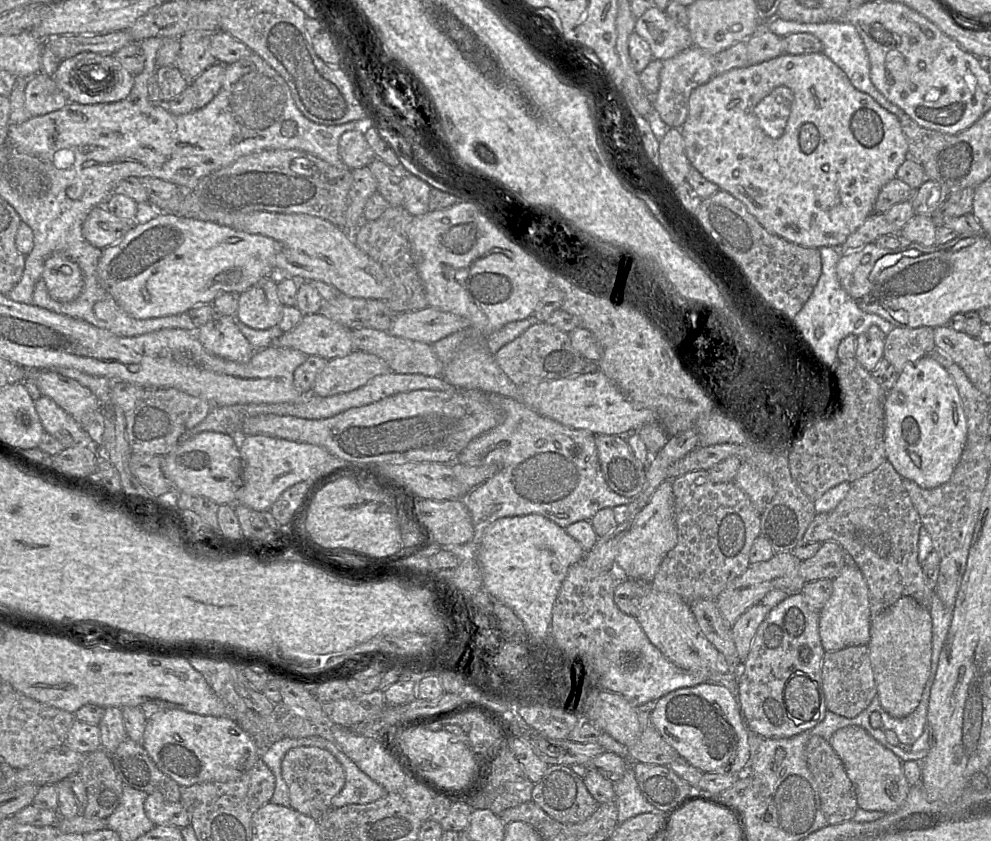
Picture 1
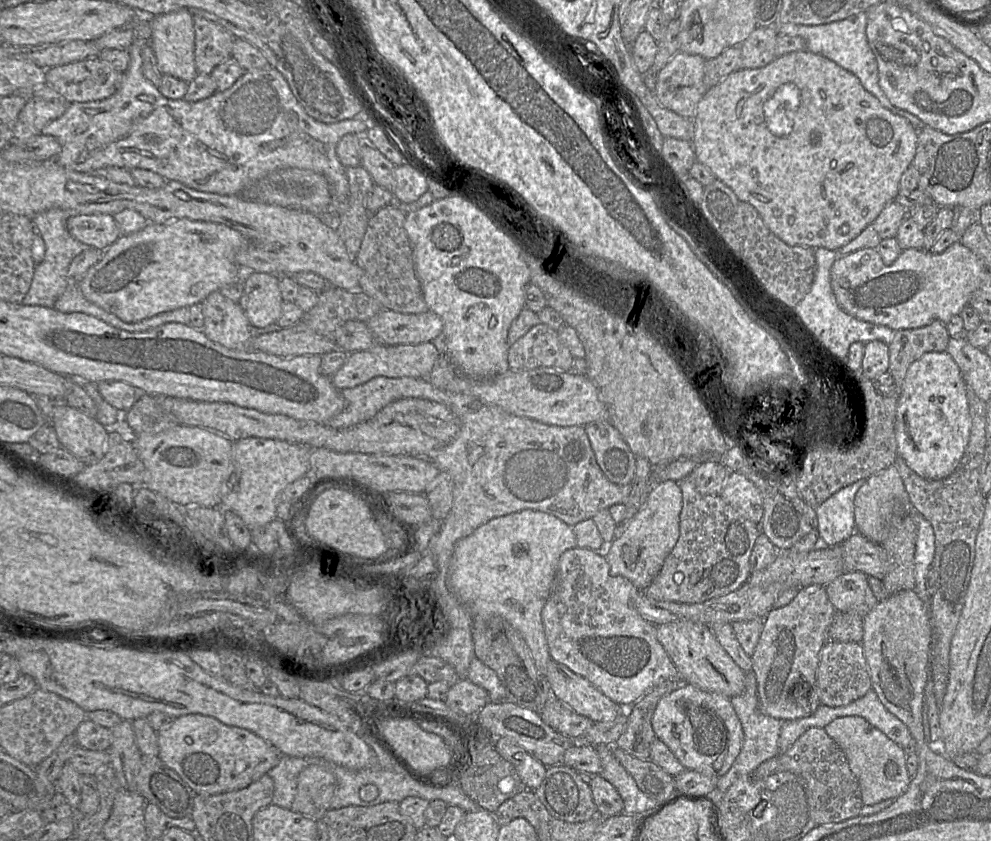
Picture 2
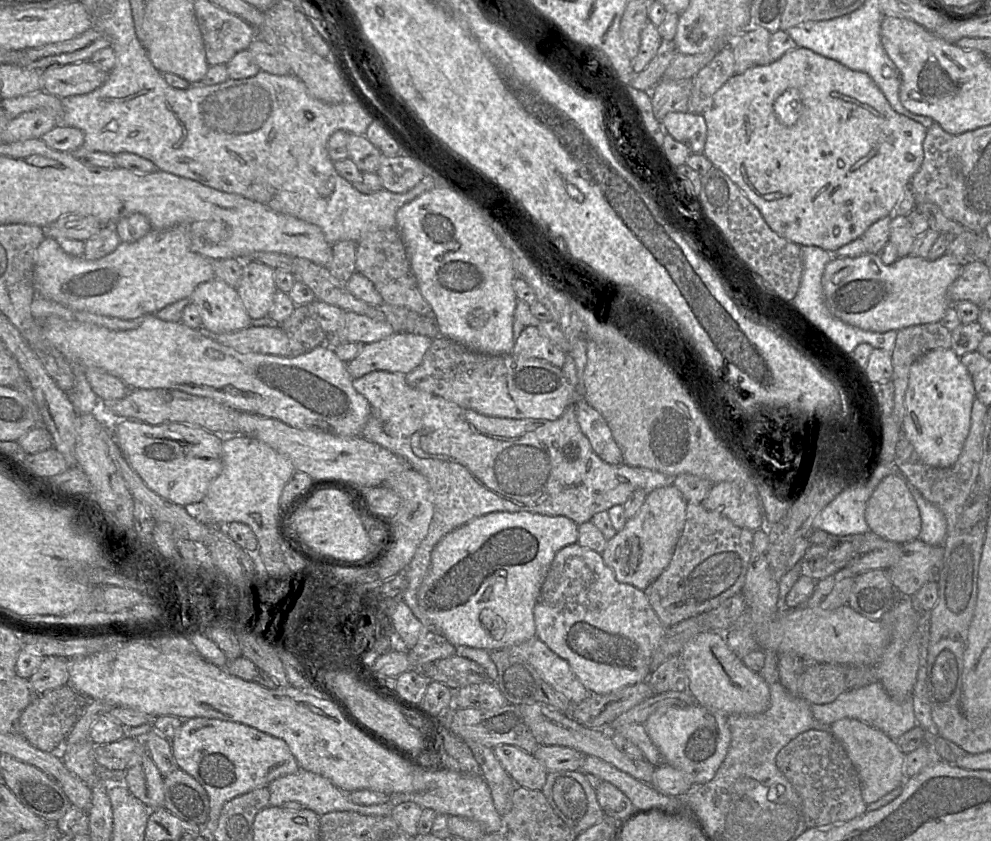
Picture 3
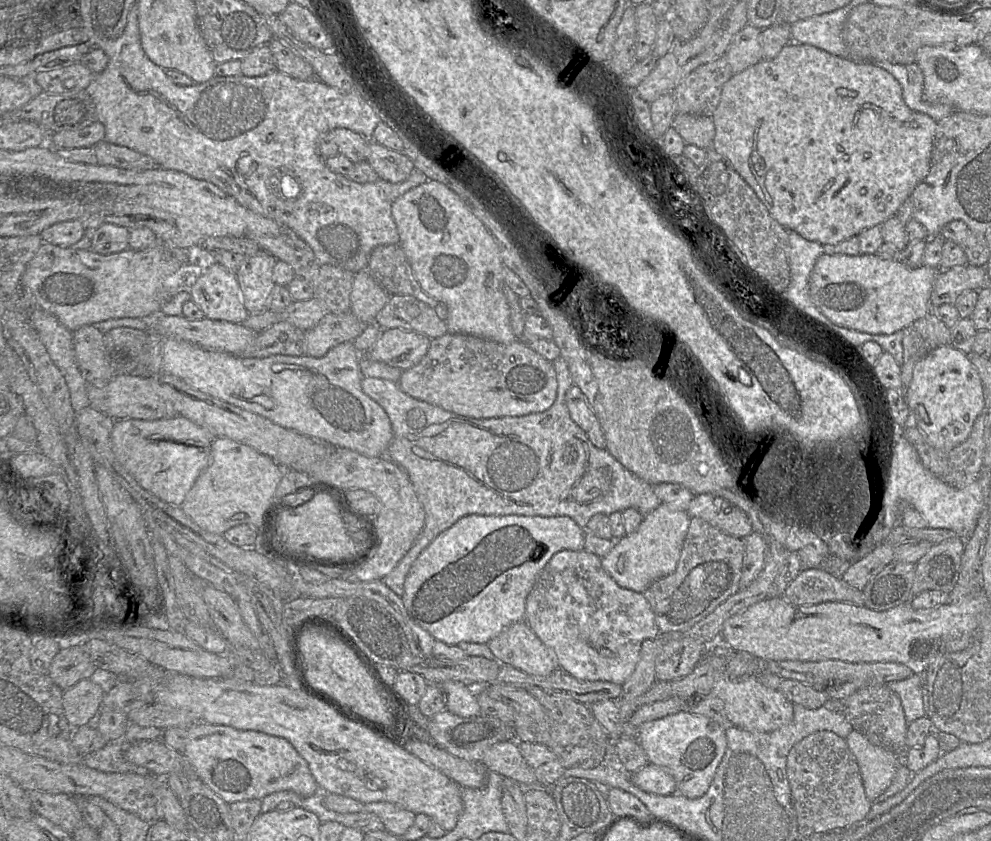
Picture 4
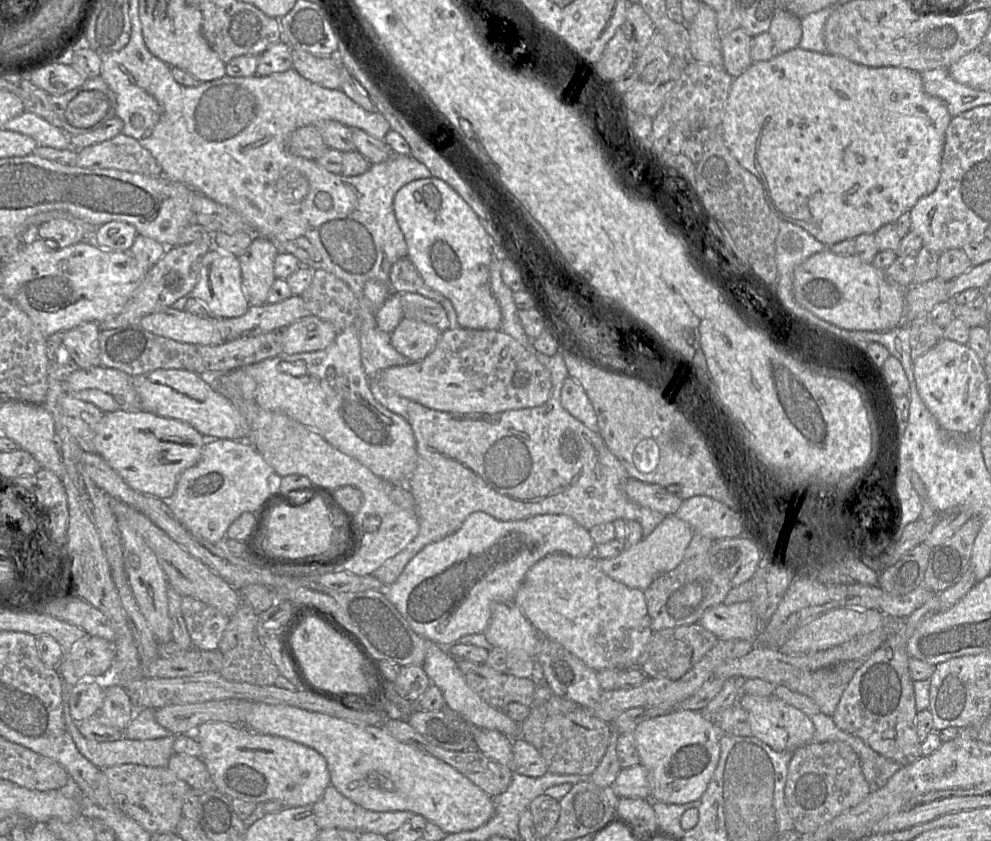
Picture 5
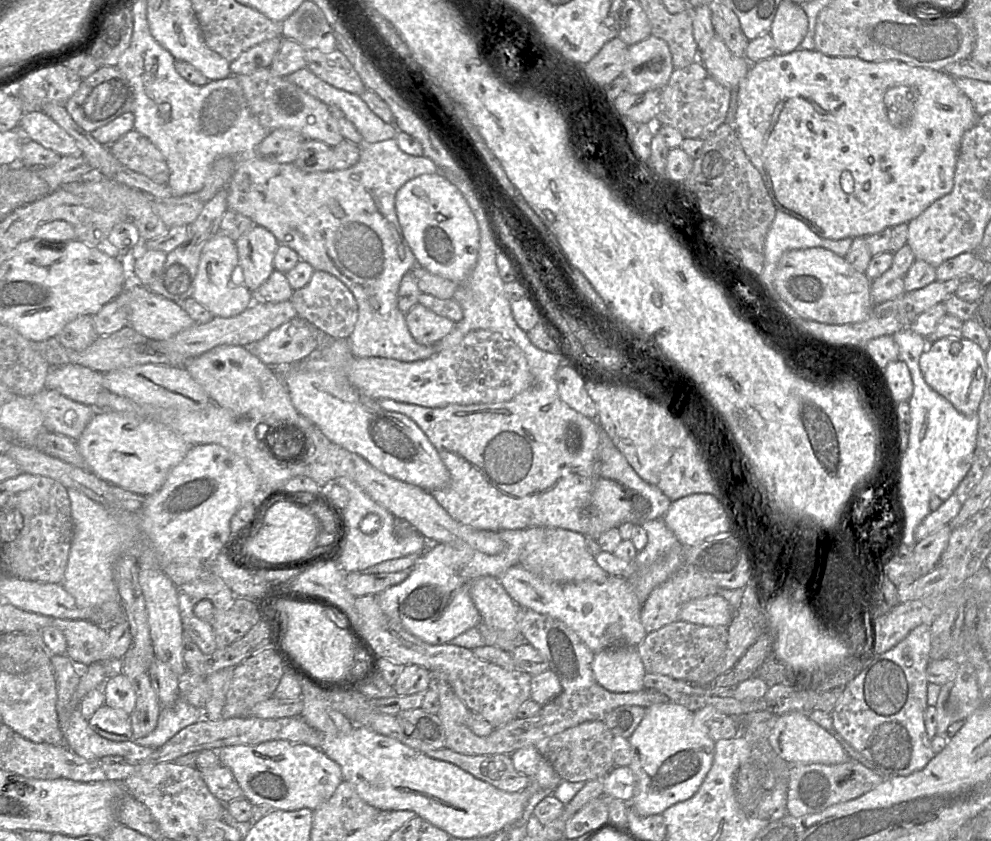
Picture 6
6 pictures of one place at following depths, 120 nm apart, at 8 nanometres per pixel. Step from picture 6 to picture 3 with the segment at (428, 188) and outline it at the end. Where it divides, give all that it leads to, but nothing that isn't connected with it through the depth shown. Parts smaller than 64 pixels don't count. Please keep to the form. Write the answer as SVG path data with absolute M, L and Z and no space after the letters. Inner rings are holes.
M433 188L401 207L396 227L422 297L430 305L439 335L487 355L511 354L517 296L513 288L511 257L478 208L449 188Z

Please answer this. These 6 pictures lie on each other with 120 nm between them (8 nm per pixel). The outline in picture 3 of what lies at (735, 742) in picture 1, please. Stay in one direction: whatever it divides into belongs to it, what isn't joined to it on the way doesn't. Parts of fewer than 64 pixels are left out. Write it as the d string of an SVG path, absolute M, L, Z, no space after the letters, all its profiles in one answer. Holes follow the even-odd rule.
M700 704L679 707L664 705L650 715L644 728L659 749L664 763L687 774L695 785L704 785L716 775L731 742L728 716L712 712Z

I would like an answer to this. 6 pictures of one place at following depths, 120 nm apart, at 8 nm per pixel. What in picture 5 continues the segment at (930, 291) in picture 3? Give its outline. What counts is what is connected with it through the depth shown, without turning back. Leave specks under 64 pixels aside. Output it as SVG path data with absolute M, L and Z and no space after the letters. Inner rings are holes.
M822 251L793 270L796 301L820 319L846 330L890 331L904 320L905 291L891 283L885 270L862 262L858 256Z

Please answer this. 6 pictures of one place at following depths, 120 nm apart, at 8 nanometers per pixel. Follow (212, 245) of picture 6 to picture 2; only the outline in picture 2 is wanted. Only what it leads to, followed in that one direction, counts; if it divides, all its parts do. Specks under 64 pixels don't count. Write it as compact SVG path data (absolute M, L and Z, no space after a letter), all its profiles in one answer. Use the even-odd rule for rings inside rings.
M216 290L202 301L202 312L202 331L211 341L230 349L250 349L250 323L238 302L233 302Z

